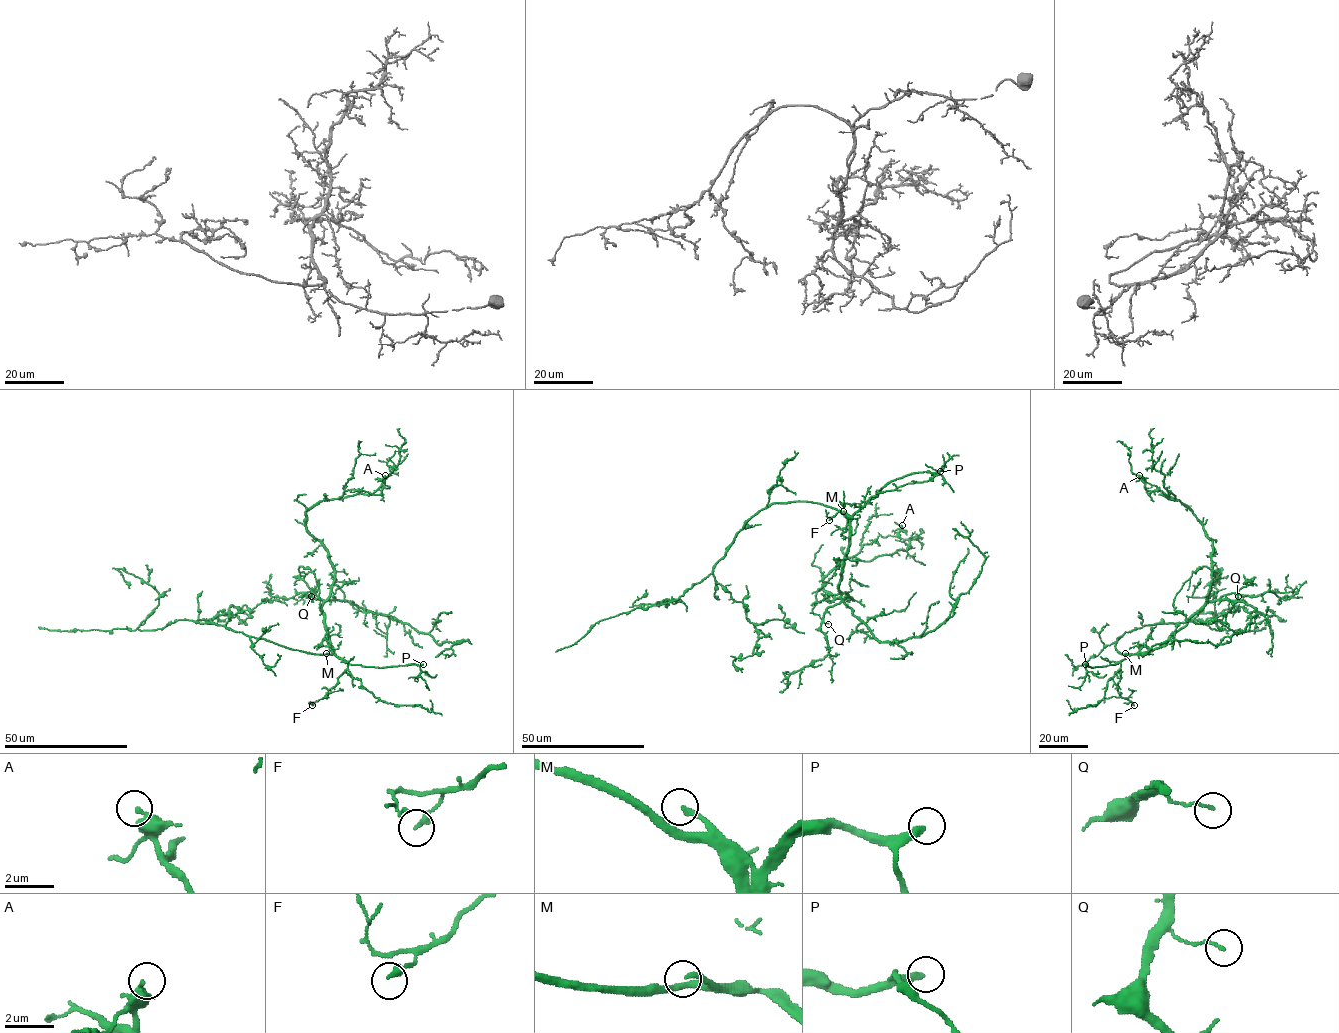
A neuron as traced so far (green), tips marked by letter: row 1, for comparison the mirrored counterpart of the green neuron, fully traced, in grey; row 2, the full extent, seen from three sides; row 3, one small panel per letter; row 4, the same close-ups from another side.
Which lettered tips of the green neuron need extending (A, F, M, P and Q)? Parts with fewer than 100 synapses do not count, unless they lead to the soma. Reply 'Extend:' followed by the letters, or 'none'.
Extend: P

